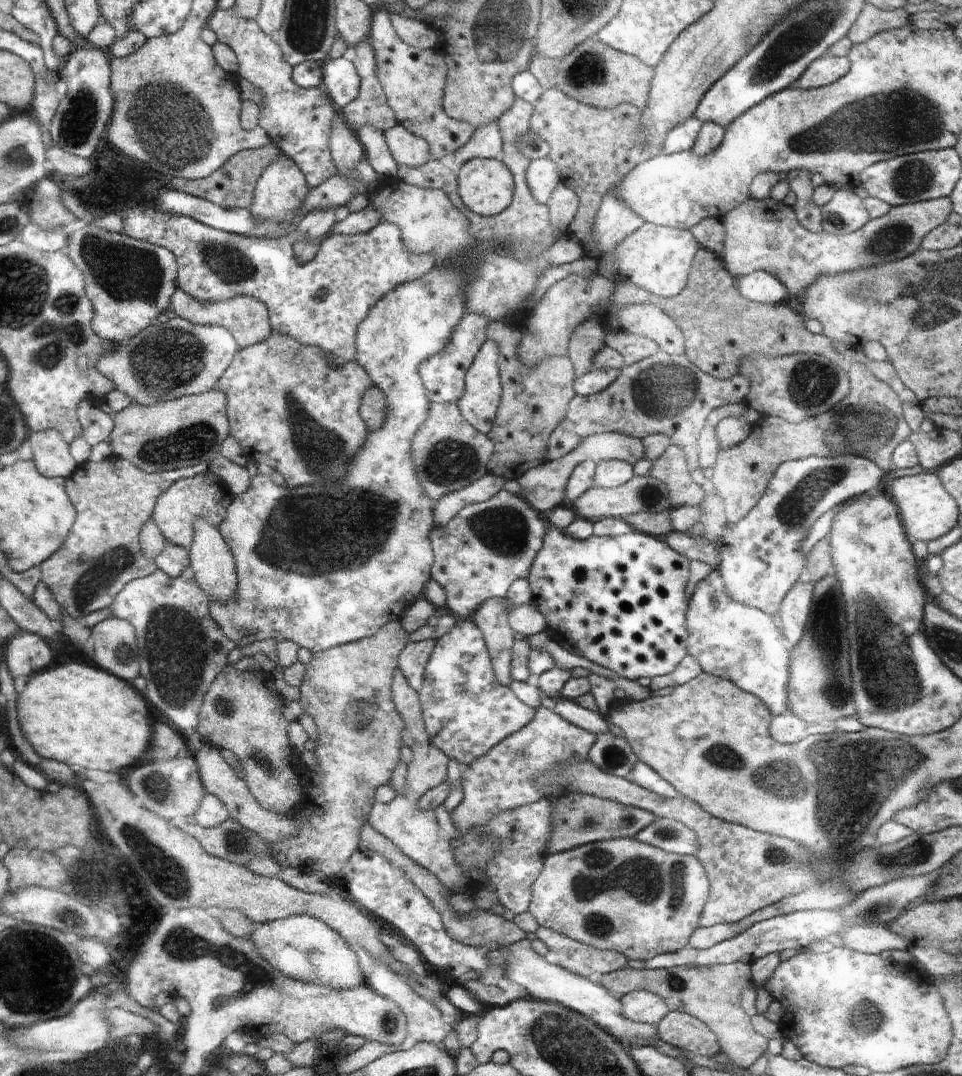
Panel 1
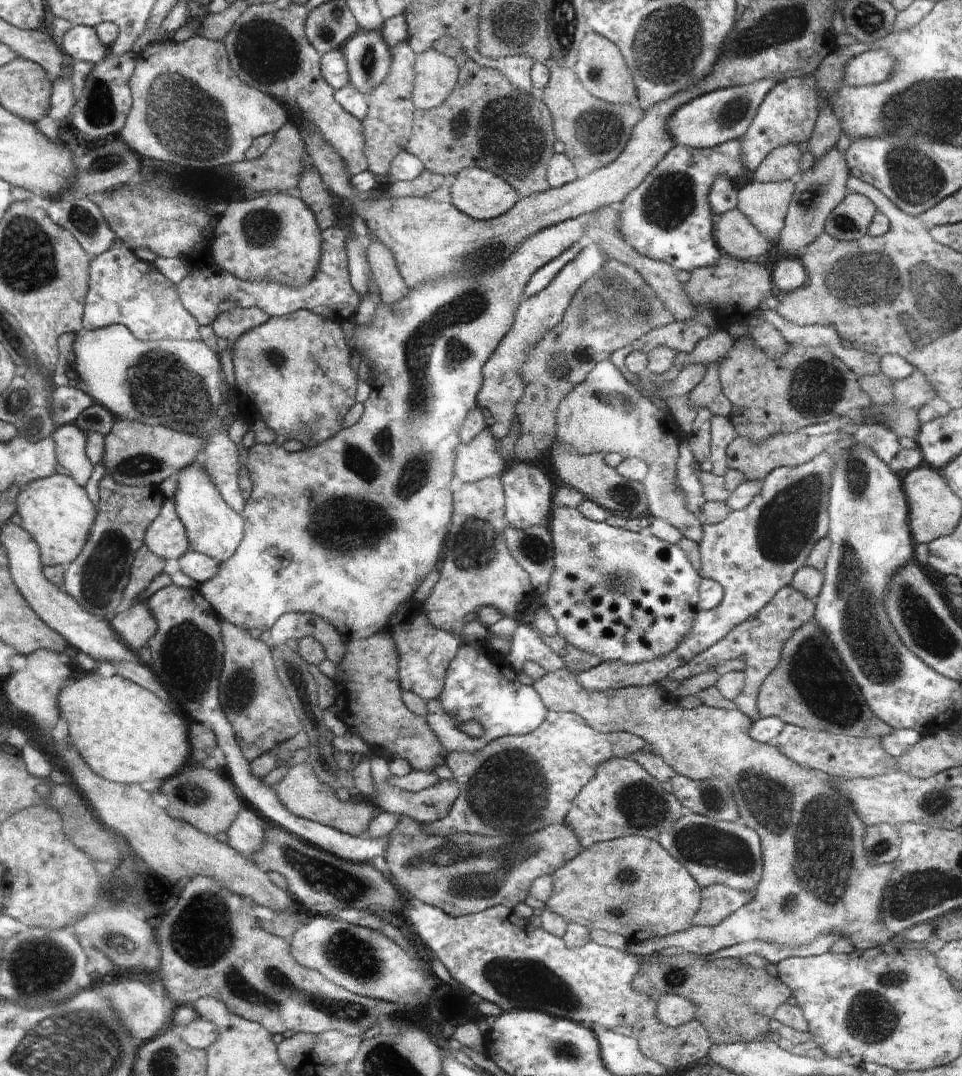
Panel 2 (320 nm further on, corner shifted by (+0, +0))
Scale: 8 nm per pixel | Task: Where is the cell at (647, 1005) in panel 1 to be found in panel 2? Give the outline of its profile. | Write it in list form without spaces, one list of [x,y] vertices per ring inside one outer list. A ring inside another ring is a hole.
[[[662,995],[656,998],[658,1022],[679,1027],[695,1020],[695,1006],[683,996]]]

